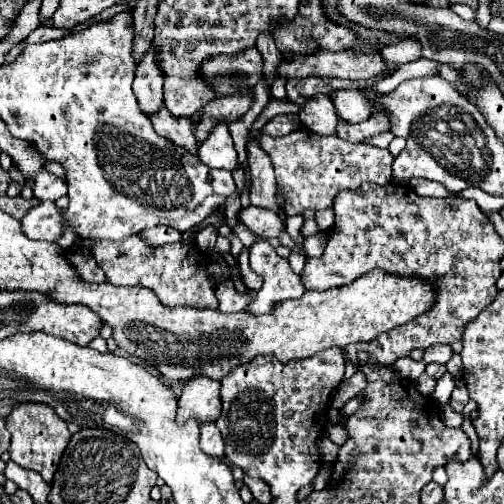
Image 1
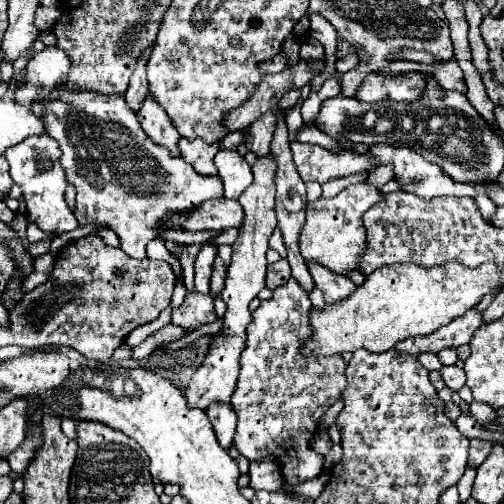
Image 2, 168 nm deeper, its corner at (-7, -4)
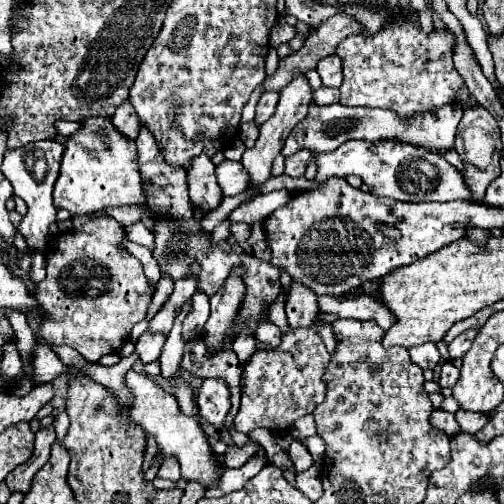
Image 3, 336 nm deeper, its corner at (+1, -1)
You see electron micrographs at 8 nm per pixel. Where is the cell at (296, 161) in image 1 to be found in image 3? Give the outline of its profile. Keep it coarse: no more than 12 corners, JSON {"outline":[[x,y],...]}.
{"outline":[[310,150],[286,156],[284,174],[304,176]]}

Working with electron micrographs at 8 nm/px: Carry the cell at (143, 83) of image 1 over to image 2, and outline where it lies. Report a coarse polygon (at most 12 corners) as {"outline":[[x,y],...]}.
{"outline":[[146,97],[138,121],[144,133],[180,157],[172,121],[152,97]]}

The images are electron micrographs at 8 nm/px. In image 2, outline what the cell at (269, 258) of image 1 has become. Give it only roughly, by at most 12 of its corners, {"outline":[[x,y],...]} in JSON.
{"outline":[[294,279],[246,329],[236,449],[292,485],[322,473],[310,437],[346,387],[340,355],[300,353]]}

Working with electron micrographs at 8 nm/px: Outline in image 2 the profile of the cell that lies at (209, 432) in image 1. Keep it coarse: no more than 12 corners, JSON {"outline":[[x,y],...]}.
{"outline":[[214,401],[206,409],[216,439],[230,449],[236,413],[230,403]]}

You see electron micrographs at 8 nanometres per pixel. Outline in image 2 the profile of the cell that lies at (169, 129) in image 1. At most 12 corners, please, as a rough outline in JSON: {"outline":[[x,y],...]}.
{"outline":[[180,139],[182,159],[200,175],[218,175],[218,145]]}

